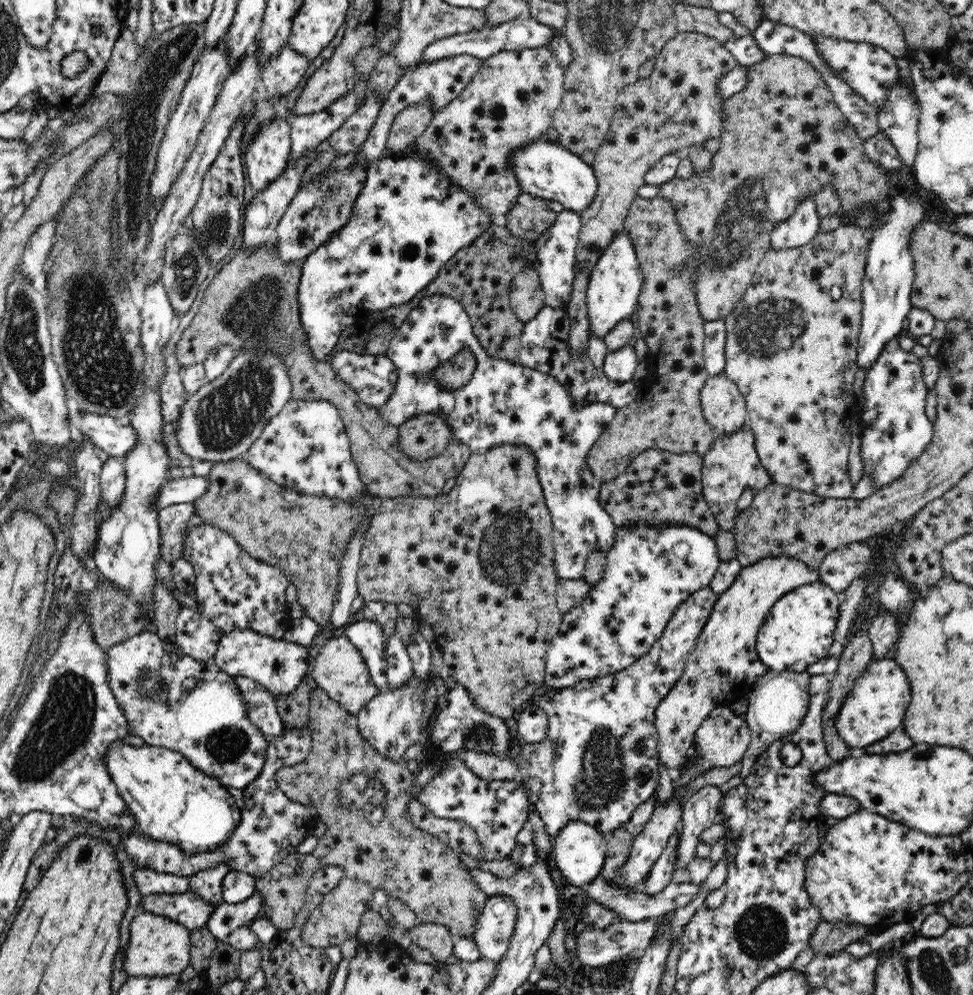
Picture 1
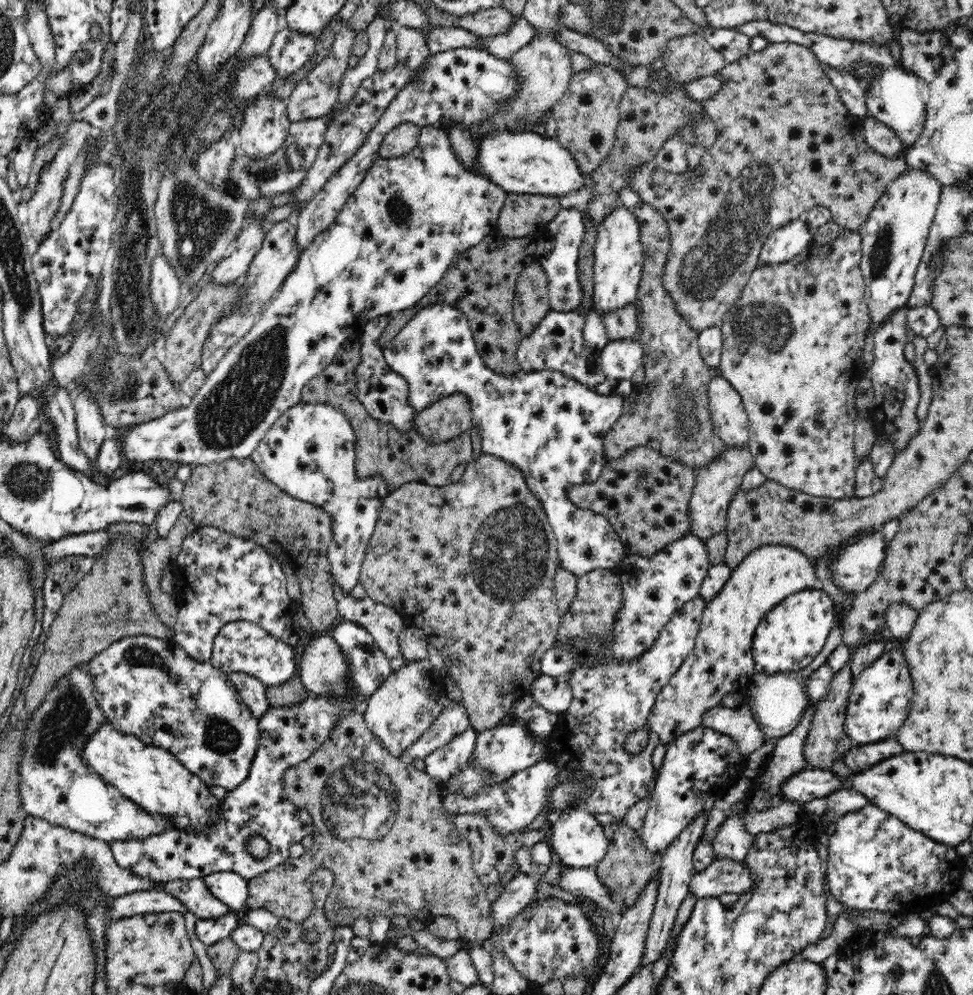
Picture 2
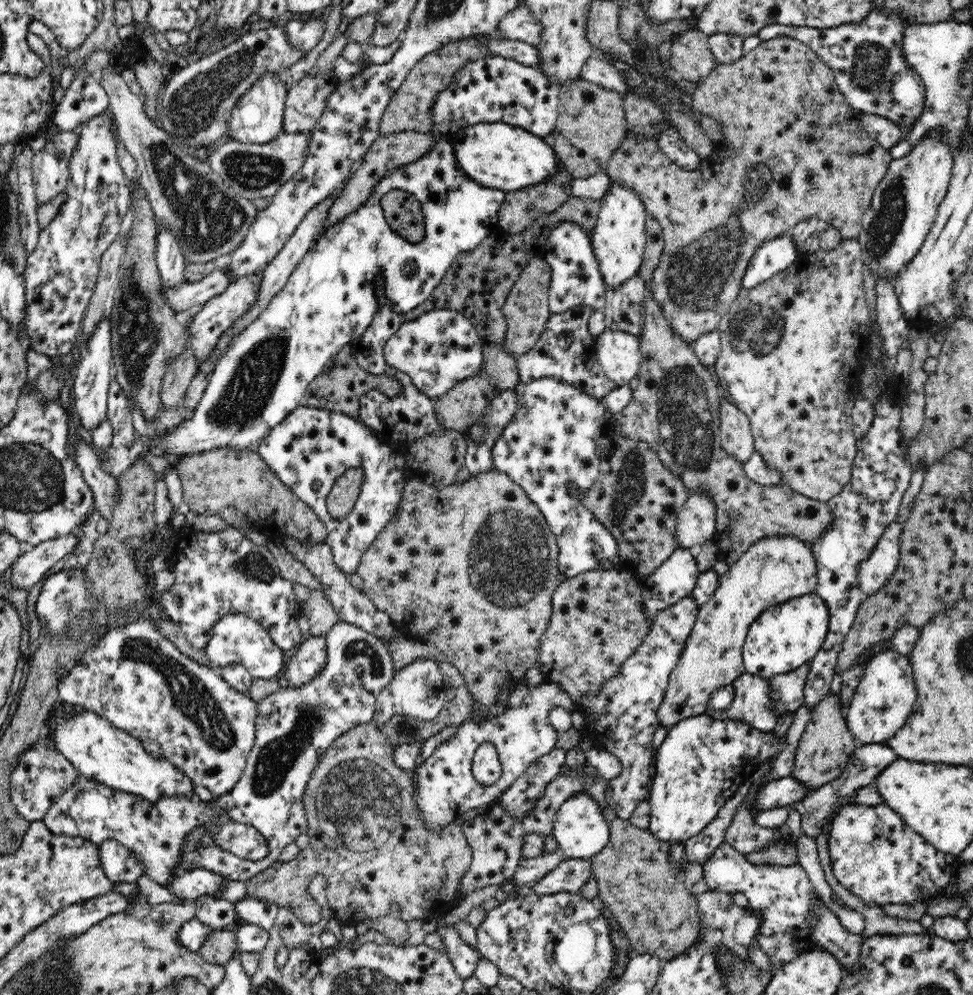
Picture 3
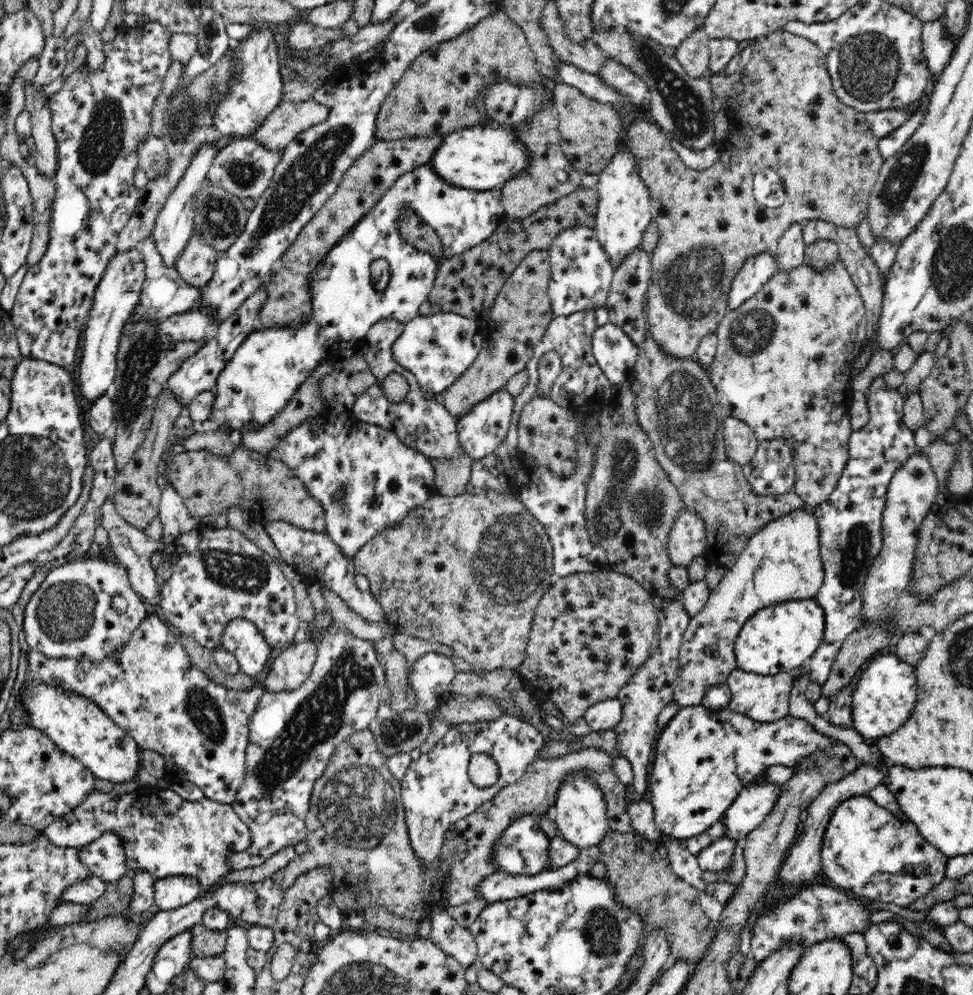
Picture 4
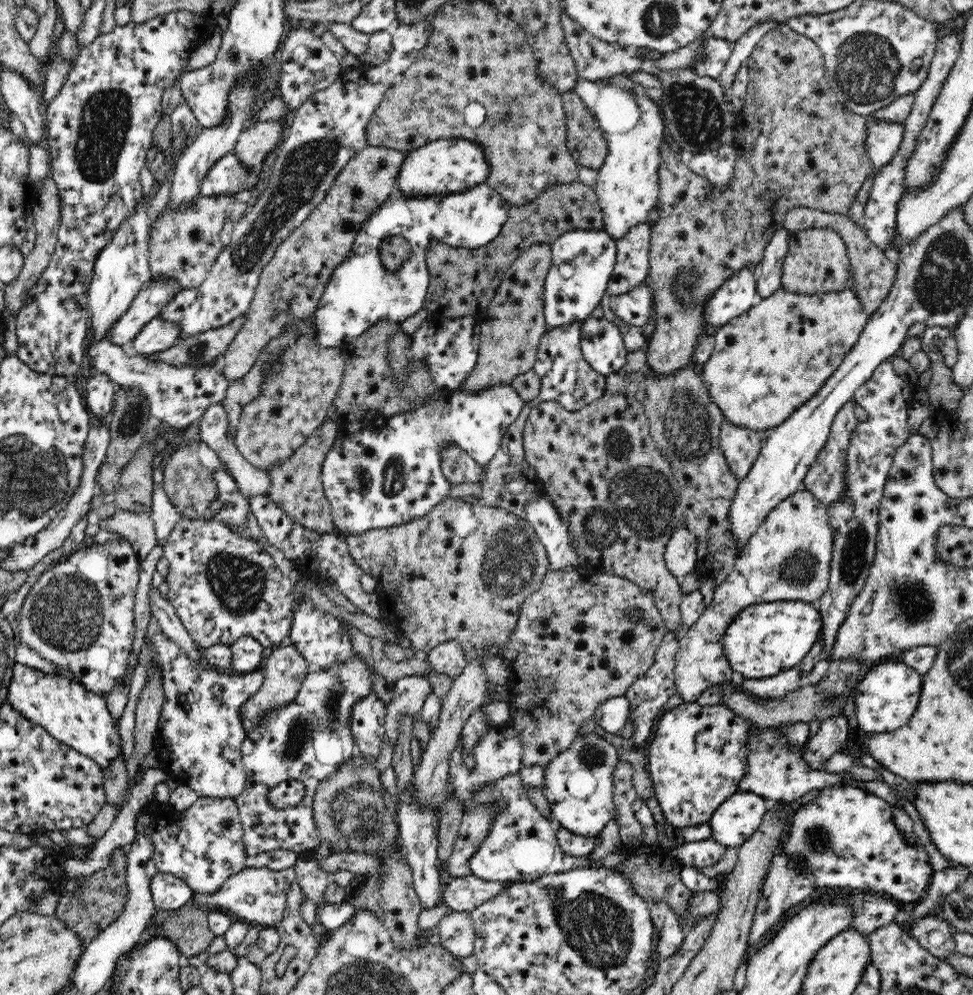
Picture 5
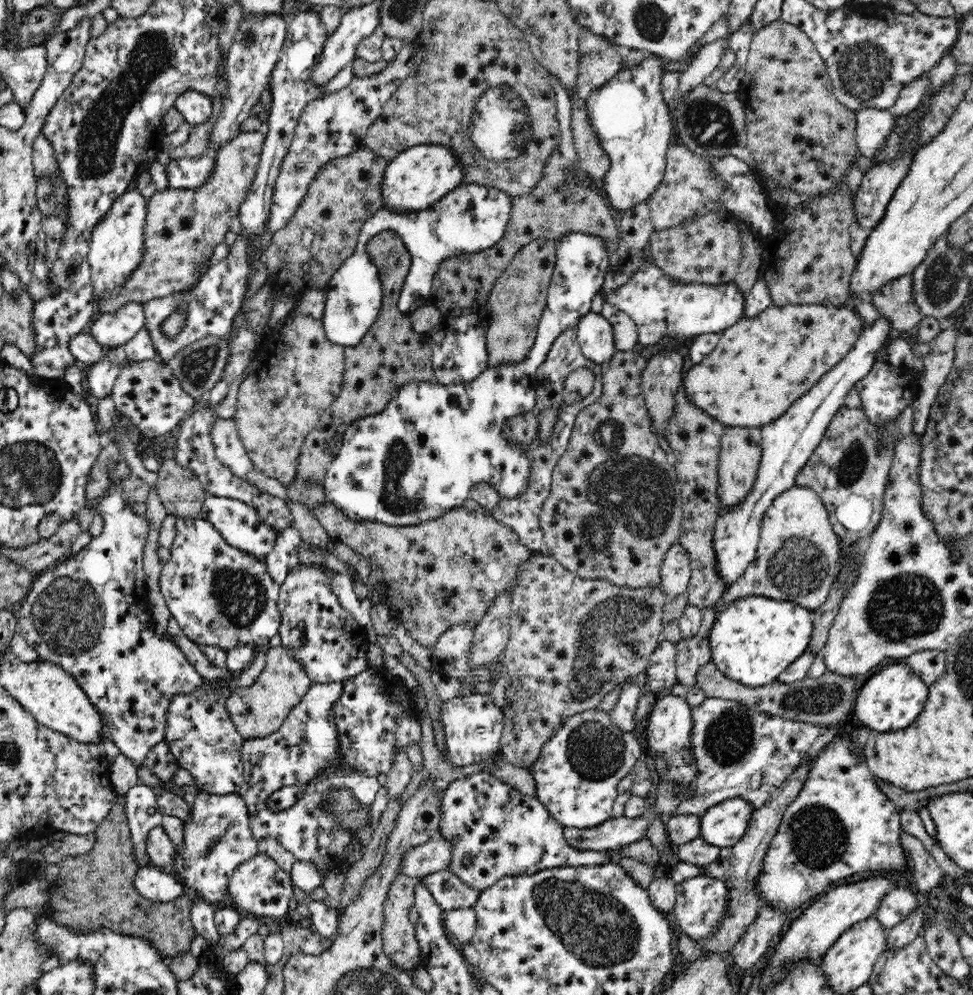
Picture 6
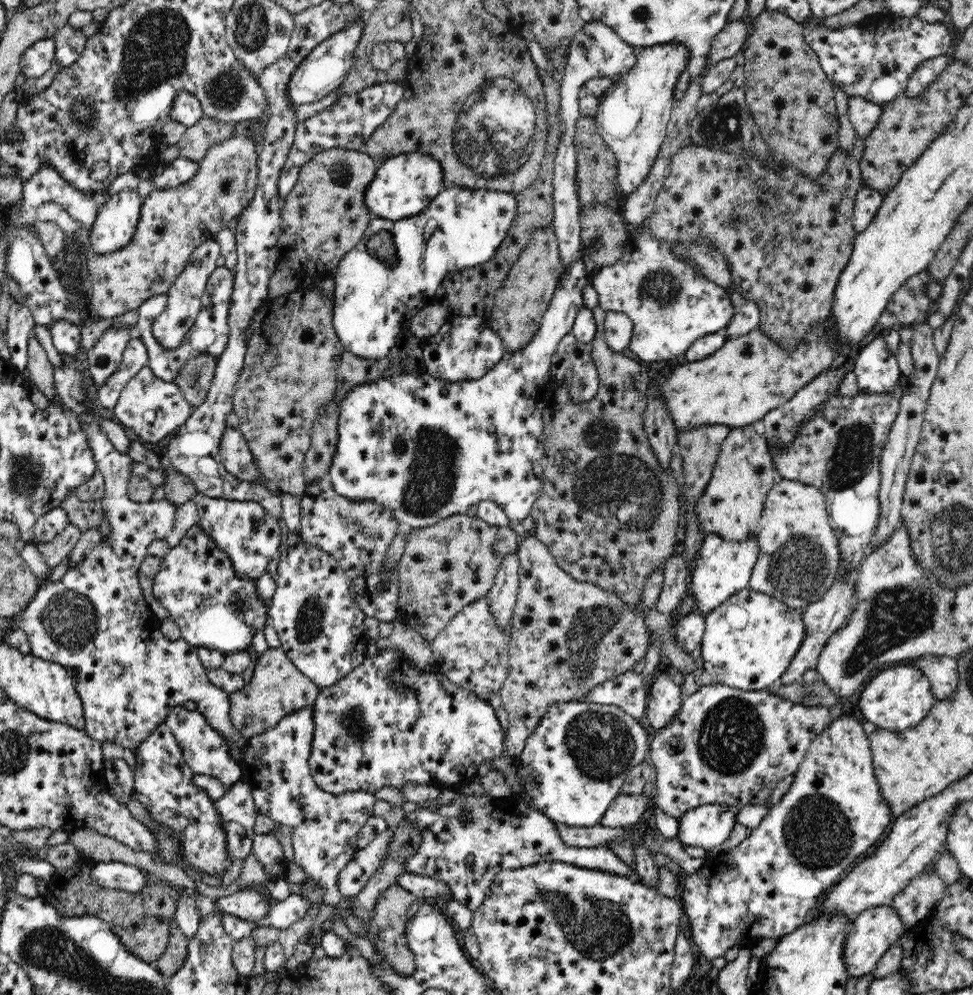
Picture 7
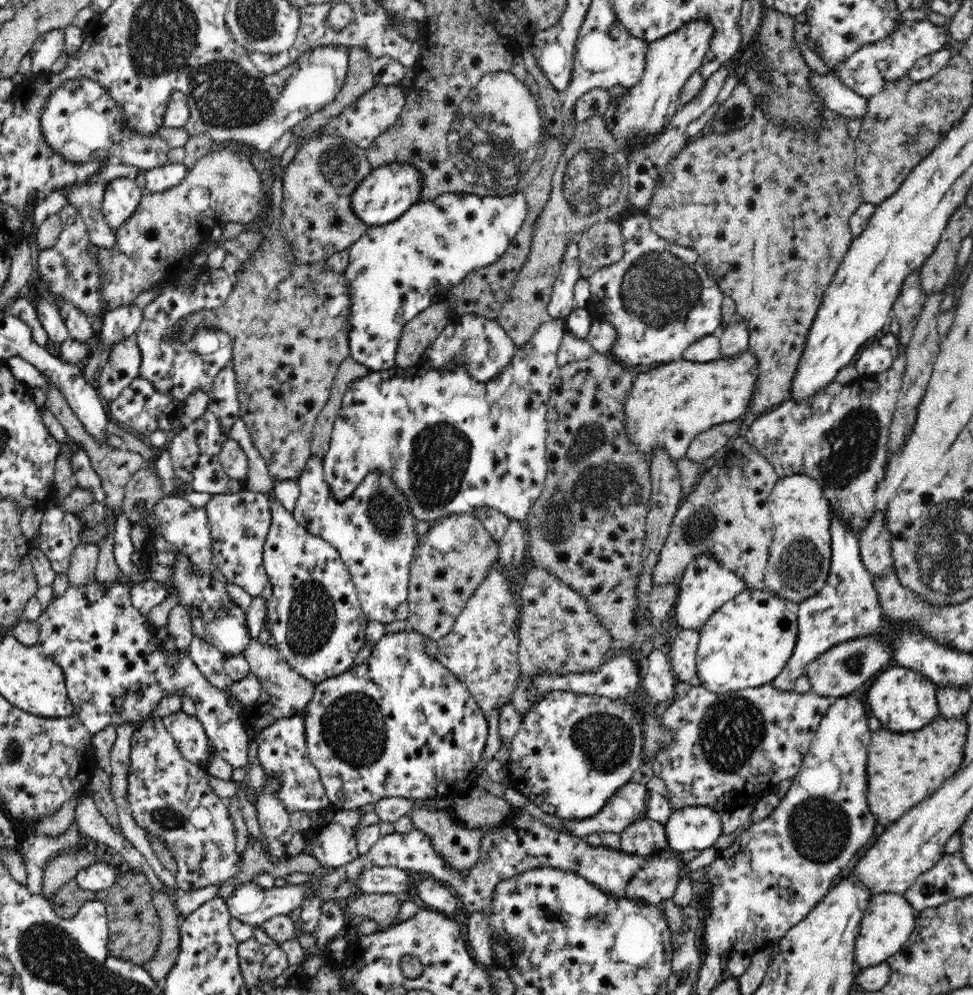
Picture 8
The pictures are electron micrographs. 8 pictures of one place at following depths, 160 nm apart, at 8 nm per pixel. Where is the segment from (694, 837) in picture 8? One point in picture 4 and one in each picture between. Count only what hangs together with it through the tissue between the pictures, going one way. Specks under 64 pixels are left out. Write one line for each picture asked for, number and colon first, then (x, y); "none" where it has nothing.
4: (754, 802)
5: (737, 818)
6: (723, 824)
7: (708, 826)

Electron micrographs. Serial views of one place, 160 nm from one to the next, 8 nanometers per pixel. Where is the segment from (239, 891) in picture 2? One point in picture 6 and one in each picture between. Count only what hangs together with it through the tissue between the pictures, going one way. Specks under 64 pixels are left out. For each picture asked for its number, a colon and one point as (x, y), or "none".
3: (187, 886)
4: (172, 892)
5: (168, 892)
6: (156, 884)

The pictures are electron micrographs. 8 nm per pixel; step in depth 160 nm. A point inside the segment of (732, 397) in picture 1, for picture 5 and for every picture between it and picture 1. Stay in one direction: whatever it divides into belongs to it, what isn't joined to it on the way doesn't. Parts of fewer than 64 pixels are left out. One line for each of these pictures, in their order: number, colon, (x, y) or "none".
2: (730, 420)
3: (736, 436)
4: (740, 442)
5: (741, 446)

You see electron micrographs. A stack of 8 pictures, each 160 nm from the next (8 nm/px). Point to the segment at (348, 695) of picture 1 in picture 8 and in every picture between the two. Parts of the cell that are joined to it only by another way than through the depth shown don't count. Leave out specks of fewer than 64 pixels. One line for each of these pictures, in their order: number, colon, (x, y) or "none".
2: (323, 669)
3: (308, 659)
4: (290, 668)
5: (285, 669)
6: (256, 711)
7: (277, 688)
8: (285, 693)

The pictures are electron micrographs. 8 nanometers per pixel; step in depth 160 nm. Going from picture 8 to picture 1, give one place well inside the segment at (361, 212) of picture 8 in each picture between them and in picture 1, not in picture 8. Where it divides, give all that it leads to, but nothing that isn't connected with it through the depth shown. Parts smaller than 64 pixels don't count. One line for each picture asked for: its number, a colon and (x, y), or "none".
1: (544, 169)
2: (523, 162)
3: (494, 155)
4: (481, 158)
5: (445, 166)
6: (418, 177)
7: (404, 185)

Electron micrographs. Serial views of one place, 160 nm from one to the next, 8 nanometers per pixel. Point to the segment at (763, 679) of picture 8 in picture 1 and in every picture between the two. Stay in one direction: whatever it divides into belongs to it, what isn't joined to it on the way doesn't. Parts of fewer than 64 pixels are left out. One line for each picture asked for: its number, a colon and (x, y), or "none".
1: (799, 630)
2: (789, 637)
3: (785, 637)
4: (778, 639)
5: (765, 639)
6: (753, 640)
7: (749, 641)

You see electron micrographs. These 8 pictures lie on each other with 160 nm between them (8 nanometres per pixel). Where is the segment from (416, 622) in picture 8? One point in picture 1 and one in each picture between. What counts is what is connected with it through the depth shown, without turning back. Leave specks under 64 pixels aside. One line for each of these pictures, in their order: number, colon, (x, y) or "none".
1: (476, 564)
2: (472, 564)
3: (471, 568)
4: (467, 571)
5: (461, 573)
6: (447, 571)
7: (444, 567)

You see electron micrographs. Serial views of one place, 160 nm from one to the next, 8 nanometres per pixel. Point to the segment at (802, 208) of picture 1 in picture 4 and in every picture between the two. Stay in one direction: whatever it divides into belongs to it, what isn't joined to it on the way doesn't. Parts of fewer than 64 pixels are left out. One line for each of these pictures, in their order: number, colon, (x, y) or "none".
2: (780, 246)
3: (778, 254)
4: (757, 271)

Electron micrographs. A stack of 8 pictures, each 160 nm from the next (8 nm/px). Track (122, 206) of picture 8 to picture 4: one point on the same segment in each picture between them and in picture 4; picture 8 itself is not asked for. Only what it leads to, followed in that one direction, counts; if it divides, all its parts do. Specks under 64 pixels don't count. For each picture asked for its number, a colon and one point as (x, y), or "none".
4: (117, 294)
5: (122, 267)
6: (116, 242)
7: (112, 230)

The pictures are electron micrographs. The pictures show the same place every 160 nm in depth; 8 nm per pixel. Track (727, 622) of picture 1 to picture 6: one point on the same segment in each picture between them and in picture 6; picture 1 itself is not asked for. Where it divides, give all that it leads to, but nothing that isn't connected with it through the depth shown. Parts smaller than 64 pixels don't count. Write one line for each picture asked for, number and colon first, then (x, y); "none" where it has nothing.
2: (721, 660)
3: (774, 569)
4: (782, 562)
5: (789, 557)
6: (798, 552)

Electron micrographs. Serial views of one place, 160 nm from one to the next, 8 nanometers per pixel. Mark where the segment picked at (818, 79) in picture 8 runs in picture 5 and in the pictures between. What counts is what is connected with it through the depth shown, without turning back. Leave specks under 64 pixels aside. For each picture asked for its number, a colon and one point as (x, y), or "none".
5: (883, 139)
6: (873, 125)
7: (863, 114)

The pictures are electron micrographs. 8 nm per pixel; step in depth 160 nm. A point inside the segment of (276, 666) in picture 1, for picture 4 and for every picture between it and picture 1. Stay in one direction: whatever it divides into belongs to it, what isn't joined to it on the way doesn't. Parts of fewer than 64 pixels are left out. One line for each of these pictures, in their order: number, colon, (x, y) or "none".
2: (244, 646)
3: (236, 639)
4: (242, 638)

